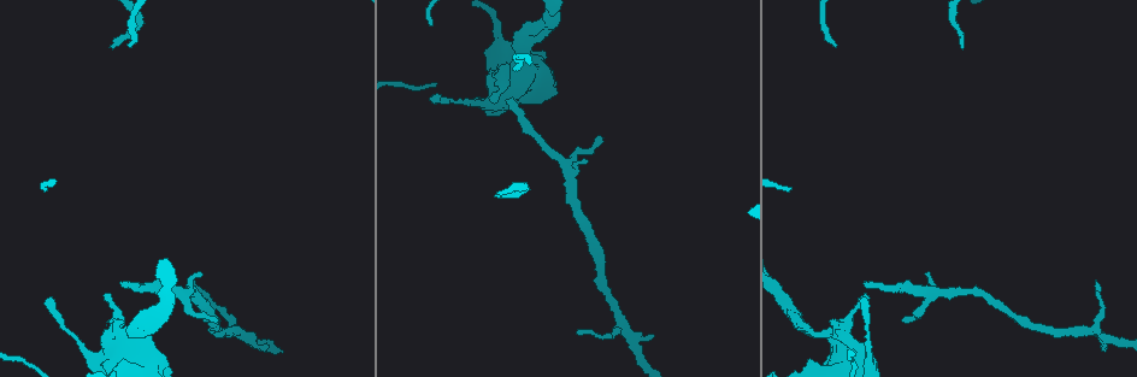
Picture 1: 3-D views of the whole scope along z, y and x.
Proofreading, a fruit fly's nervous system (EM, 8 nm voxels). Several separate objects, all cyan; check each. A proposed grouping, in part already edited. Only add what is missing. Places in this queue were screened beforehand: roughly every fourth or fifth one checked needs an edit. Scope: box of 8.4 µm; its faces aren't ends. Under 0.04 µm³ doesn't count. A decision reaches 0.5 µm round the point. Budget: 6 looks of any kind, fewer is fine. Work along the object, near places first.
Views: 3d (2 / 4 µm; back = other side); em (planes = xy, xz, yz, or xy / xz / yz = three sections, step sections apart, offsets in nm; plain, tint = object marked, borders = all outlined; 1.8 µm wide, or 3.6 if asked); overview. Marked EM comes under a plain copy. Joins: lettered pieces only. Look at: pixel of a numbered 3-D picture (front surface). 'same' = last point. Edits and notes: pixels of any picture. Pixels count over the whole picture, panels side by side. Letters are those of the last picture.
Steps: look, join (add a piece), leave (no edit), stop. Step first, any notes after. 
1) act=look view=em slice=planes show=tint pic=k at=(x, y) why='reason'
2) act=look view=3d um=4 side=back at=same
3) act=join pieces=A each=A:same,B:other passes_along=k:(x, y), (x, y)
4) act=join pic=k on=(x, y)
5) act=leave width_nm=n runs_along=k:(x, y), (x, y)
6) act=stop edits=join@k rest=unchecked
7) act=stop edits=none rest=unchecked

act=look view=3d um=4 side=back pic=1 at=(650, 338)

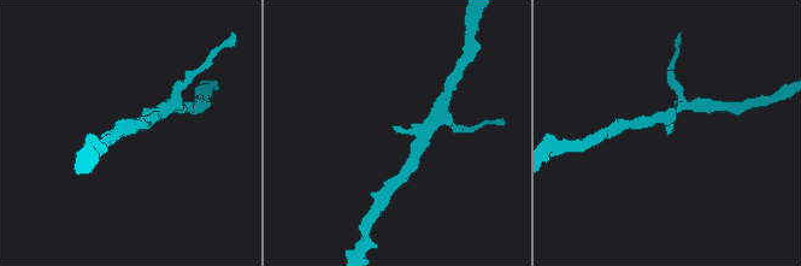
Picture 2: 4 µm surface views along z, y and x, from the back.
act=look view=em slice=planes show=borders pic=2 at=(400, 132) arm_widths_nm=180,190

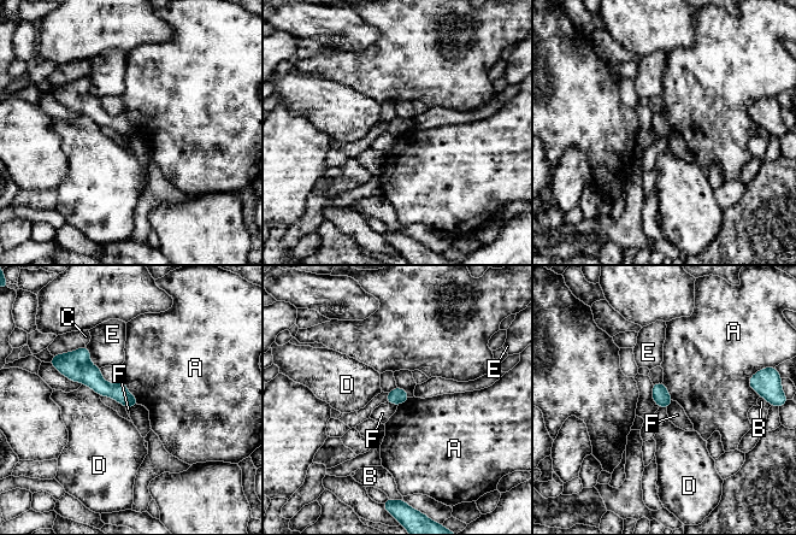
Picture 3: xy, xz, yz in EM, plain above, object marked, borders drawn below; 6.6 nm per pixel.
act=leave width_nm=110 each=A:other,B:other,C:other,D:other,E:other,F:other found='no lettered piece goes on from it'

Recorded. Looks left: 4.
act=look view=em slice=planes show=borders pic=1 at=(485, 77) why='branch stops here'

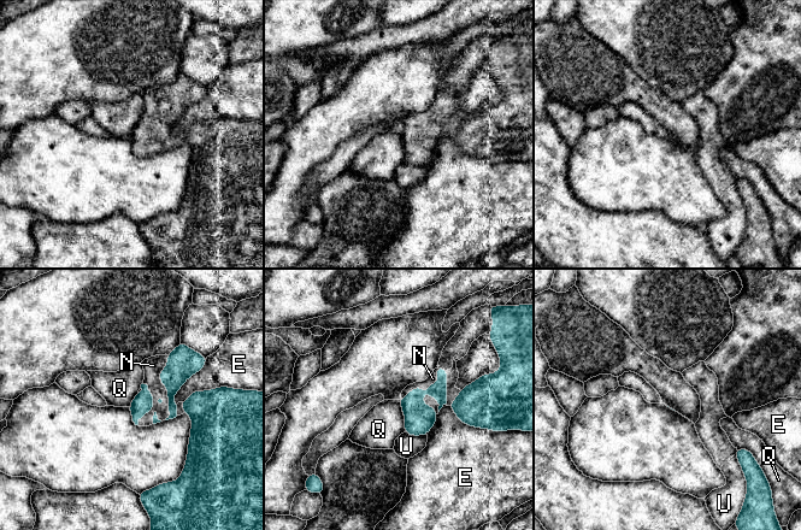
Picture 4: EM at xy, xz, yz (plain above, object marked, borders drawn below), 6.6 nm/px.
act=join pieces=N each=E:other,N:same,Q:other,U:other found='it goes on there'

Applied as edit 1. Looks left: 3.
act=look view=3d um=2 pic=1 at=(583, 161) why='thin end'

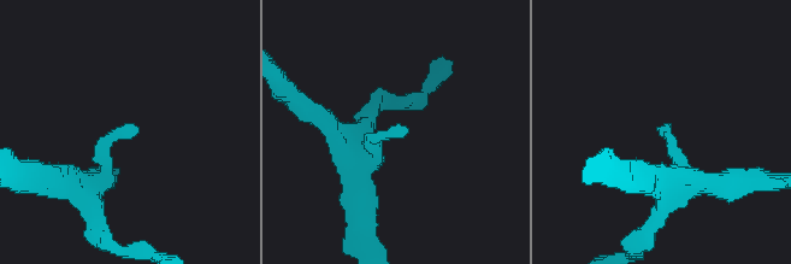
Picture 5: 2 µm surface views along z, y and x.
act=look view=em slice=planes show=borders pic=5 at=(671, 126) why='need the tissue'

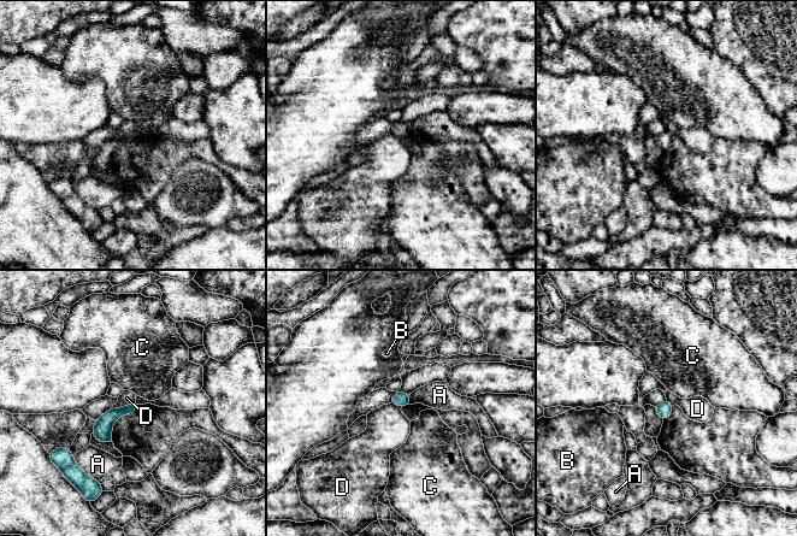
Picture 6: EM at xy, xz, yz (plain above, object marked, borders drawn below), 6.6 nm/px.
act=leave each=A:other,B:other,C:other,D:other border=6:(135, 401), (111, 410) found='no lettered piece goes on from it'

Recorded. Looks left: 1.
act=stop edits=join@4 rest=unchecked

